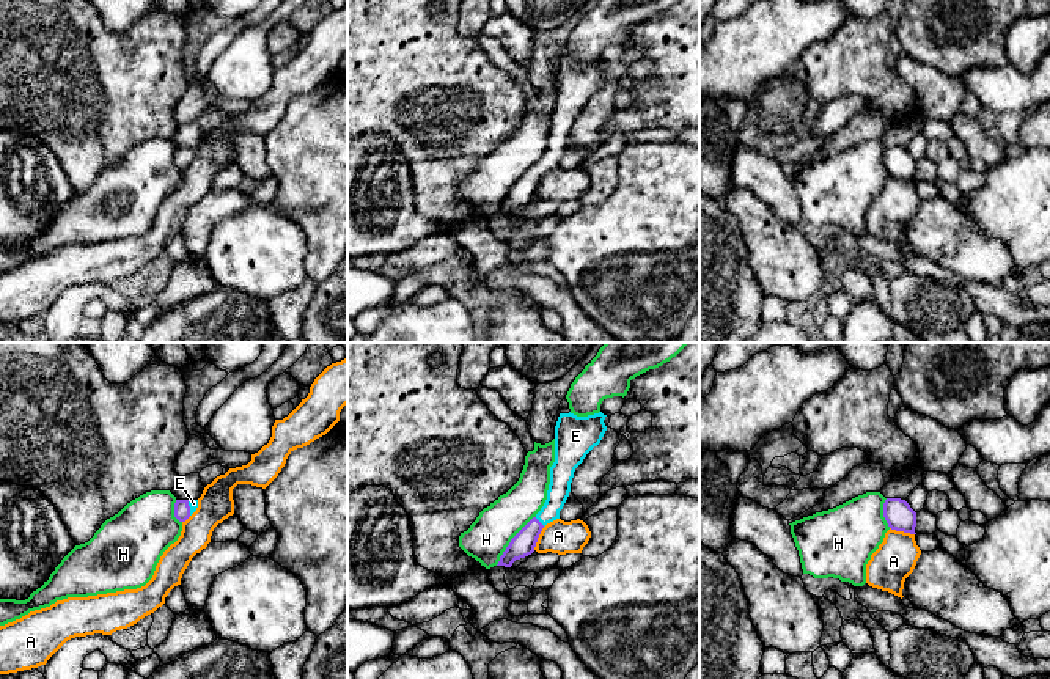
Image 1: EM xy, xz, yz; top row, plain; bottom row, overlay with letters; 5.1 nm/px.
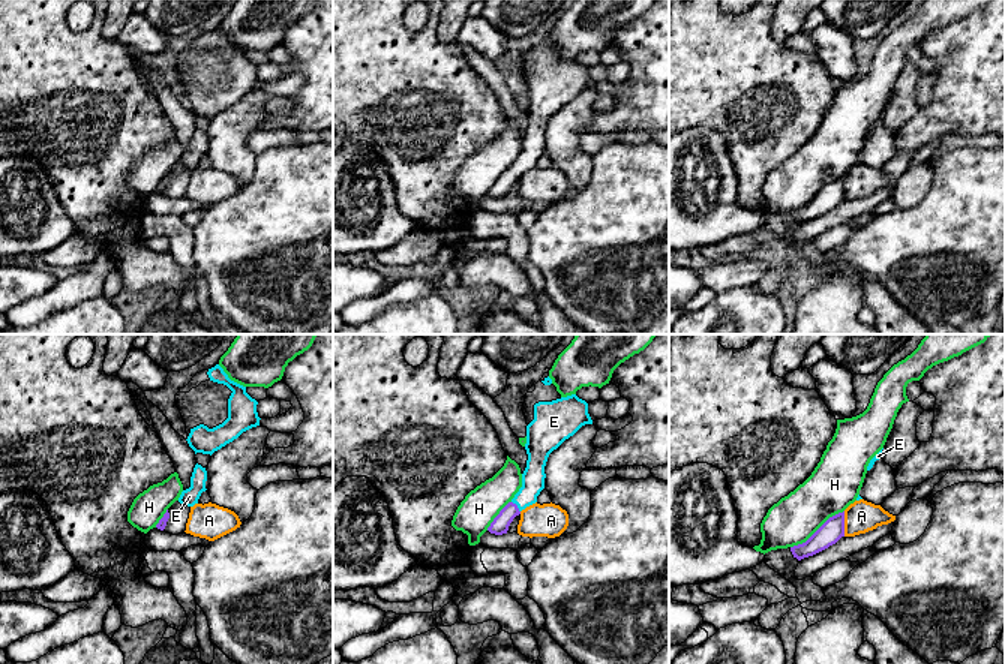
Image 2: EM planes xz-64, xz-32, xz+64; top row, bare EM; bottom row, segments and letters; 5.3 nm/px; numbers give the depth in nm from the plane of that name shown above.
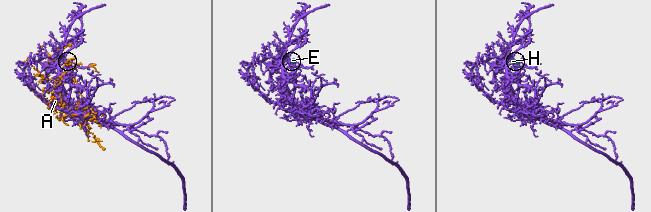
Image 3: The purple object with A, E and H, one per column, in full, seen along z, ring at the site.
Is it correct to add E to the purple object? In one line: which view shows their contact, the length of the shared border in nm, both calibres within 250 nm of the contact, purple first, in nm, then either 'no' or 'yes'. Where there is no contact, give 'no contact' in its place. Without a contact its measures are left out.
meets purple in xz; contact 70 nm long; 120 nm thick on the purple side, 110 nm on the other; yes

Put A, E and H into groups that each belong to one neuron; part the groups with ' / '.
A / E / H

